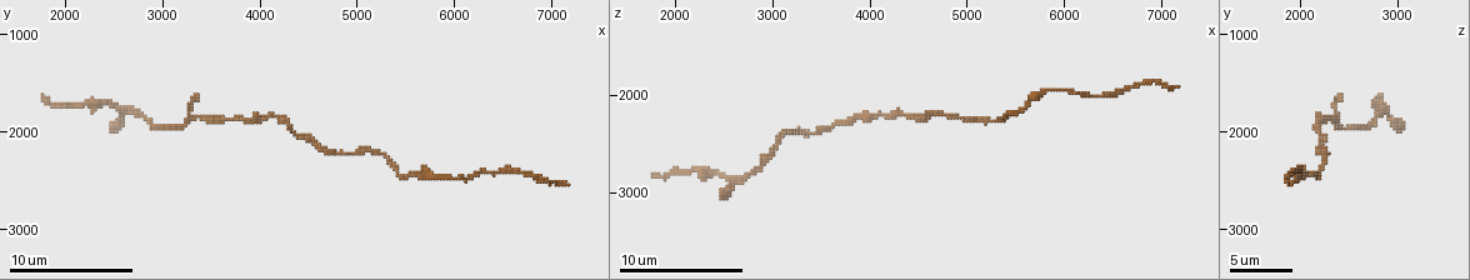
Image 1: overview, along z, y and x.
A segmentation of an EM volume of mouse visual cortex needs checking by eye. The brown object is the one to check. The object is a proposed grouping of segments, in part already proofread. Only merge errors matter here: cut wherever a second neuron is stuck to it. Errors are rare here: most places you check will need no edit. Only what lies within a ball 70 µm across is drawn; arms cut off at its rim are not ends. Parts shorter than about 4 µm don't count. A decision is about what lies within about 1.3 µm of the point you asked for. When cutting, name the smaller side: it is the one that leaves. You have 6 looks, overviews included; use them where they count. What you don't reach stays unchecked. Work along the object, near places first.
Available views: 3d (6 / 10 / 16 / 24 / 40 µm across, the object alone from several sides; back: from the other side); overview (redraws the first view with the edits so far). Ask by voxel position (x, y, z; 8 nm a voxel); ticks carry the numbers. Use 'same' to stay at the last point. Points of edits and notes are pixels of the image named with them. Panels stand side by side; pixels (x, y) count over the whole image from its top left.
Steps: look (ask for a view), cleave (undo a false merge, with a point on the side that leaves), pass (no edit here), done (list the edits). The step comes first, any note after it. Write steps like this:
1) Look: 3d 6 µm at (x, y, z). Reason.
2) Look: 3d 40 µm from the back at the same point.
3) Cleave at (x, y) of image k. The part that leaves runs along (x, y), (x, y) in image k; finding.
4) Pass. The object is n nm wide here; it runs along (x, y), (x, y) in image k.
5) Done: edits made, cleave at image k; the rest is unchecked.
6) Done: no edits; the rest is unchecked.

Look: 3d 16 µm at (4420, 2060, 2240).

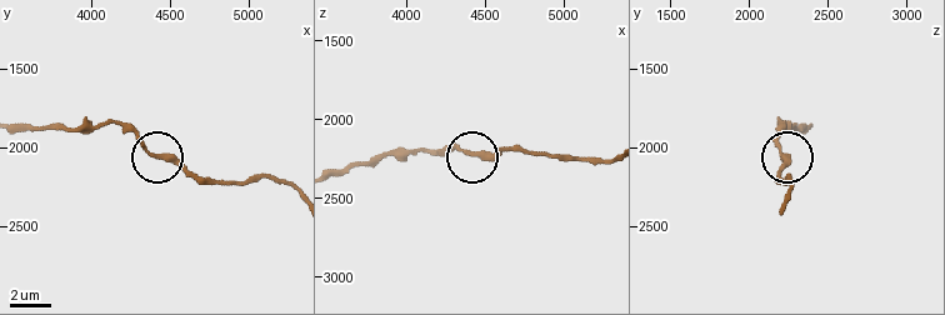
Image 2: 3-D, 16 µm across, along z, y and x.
Pass. The side arm is 26 µm long; one neuron here.

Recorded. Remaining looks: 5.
Look: 3d 10 µm at (5500, 2420, 2180). Calibre changes.

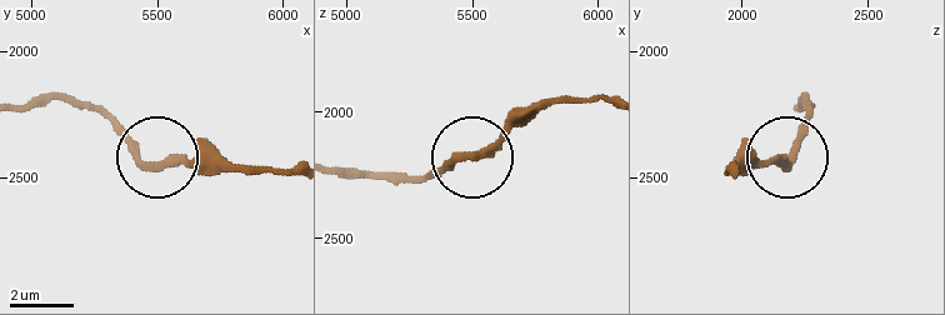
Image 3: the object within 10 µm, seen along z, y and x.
Pass. The object is 270 nm wide here; continuous, no second neuron.

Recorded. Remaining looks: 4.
Look: 3d 10 µm at (2480, 1720, 2800). Thin neck.

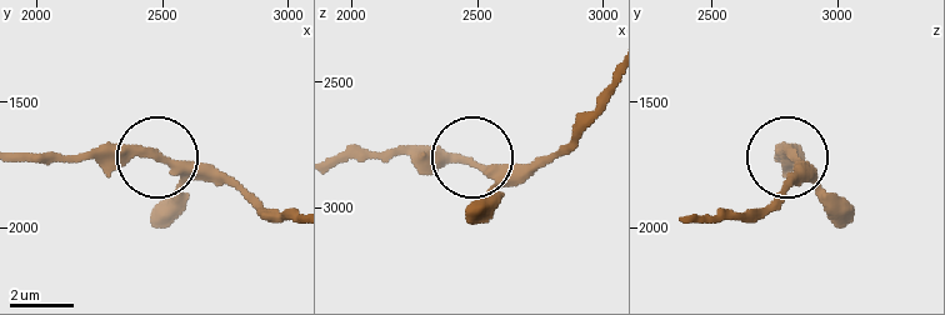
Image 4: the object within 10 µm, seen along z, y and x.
Pass. The object is 280 nm wide here; it runs along (291, 219), (219, 176), (179, 171), (146, 155), (44, 155) in image 4; all the same neuron.

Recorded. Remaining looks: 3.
Done: no edits; the rest is unchecked.

